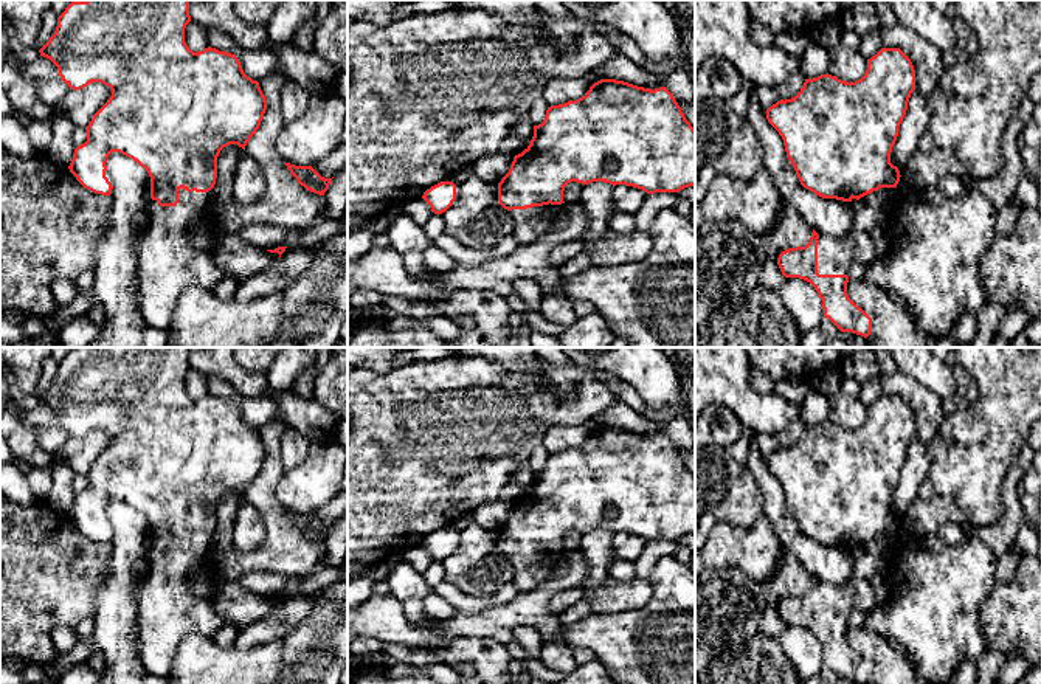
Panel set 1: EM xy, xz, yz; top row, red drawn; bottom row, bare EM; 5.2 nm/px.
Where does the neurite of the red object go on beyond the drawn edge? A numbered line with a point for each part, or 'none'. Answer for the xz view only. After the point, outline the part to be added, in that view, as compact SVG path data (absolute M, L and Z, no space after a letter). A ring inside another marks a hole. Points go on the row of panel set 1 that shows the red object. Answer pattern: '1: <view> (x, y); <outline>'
1: xz (532, 222); M543 205L526 209L512 209L510 216L515 222L514 237L518 245L527 245L537 240L540 236L549 231L549 228L559 220L563 211L562 205Z

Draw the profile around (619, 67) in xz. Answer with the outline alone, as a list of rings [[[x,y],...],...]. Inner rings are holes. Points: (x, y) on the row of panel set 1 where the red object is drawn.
[[[617,53],[607,59],[596,71],[600,79],[624,81],[638,87],[648,88],[652,84],[659,88],[662,76],[652,74],[645,68],[636,65],[627,56]]]

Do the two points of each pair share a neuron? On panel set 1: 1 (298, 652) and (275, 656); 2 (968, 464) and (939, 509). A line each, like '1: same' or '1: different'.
1: different
2: different

